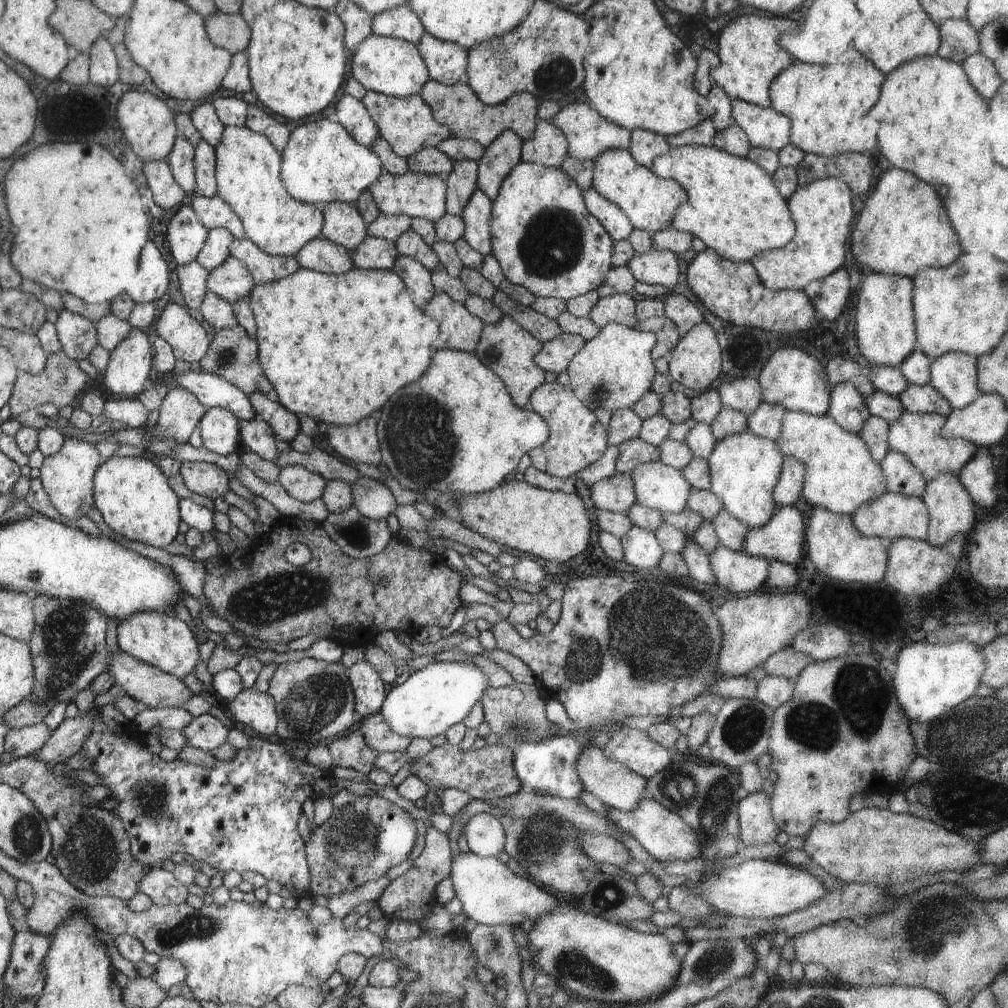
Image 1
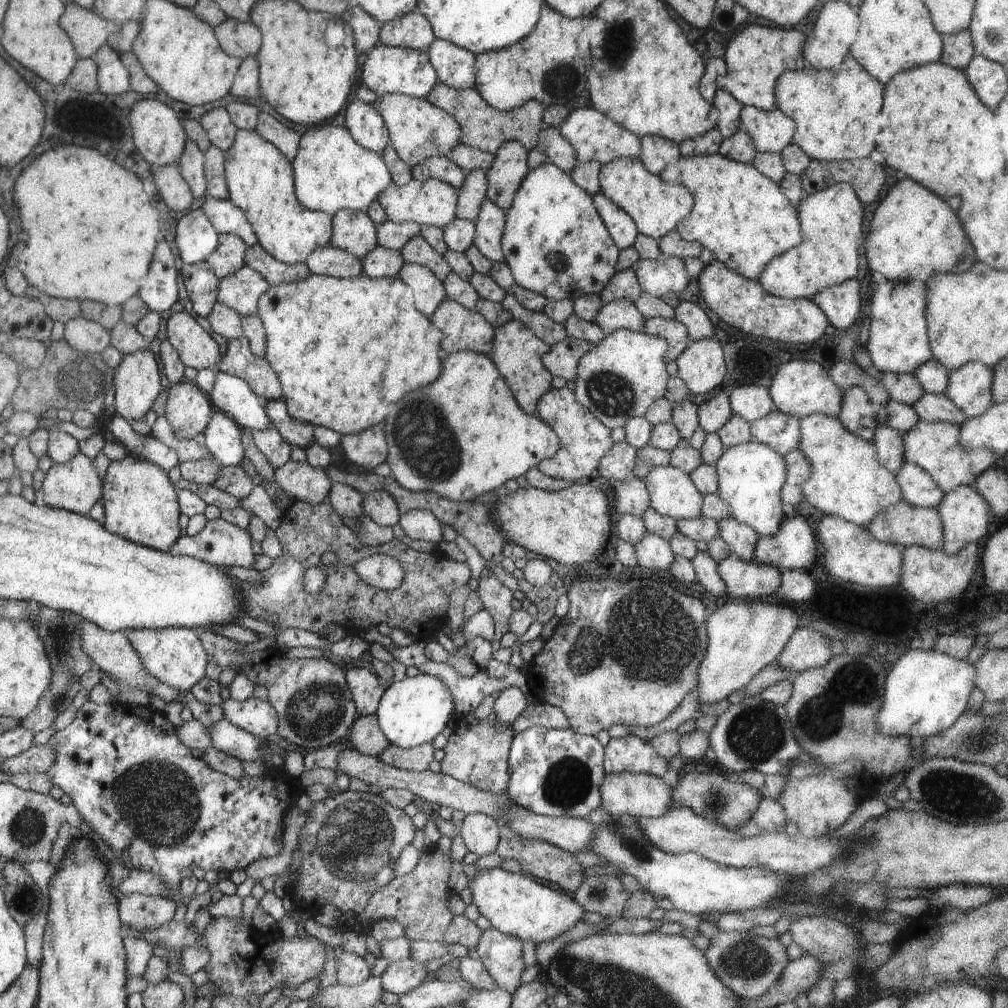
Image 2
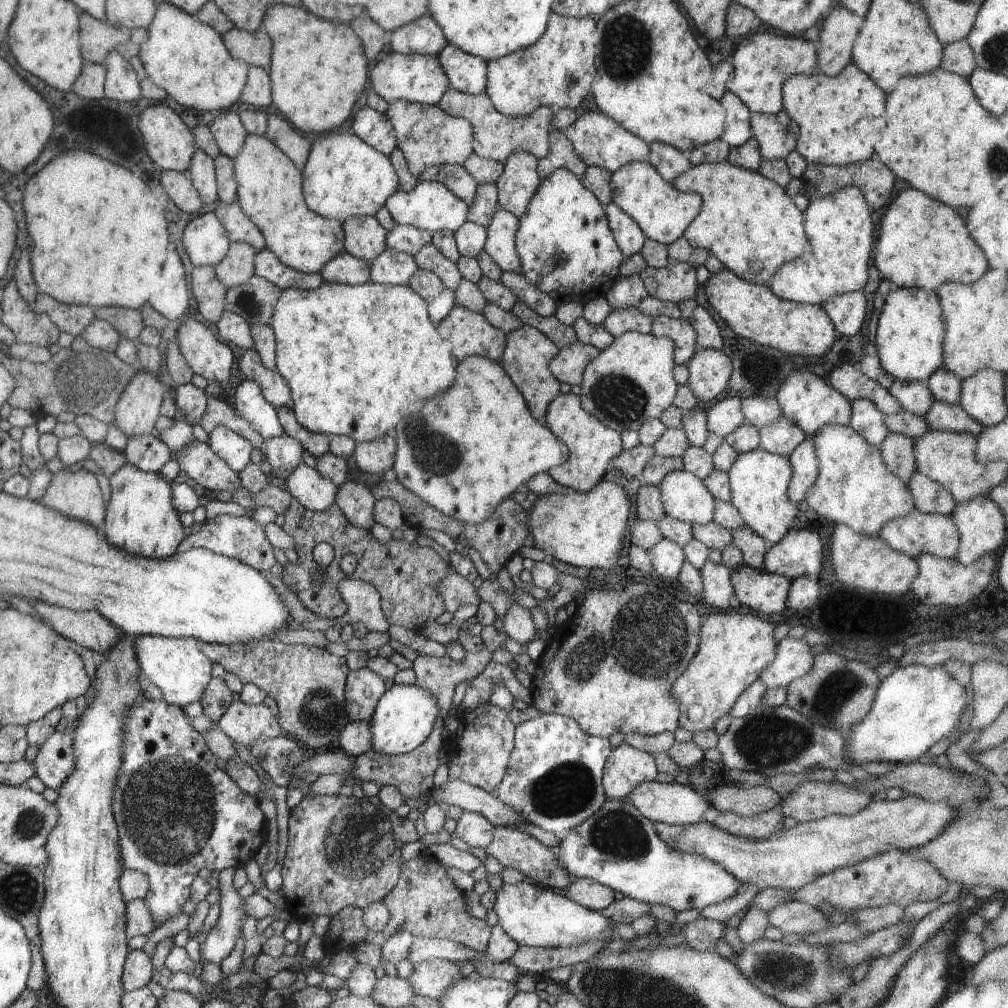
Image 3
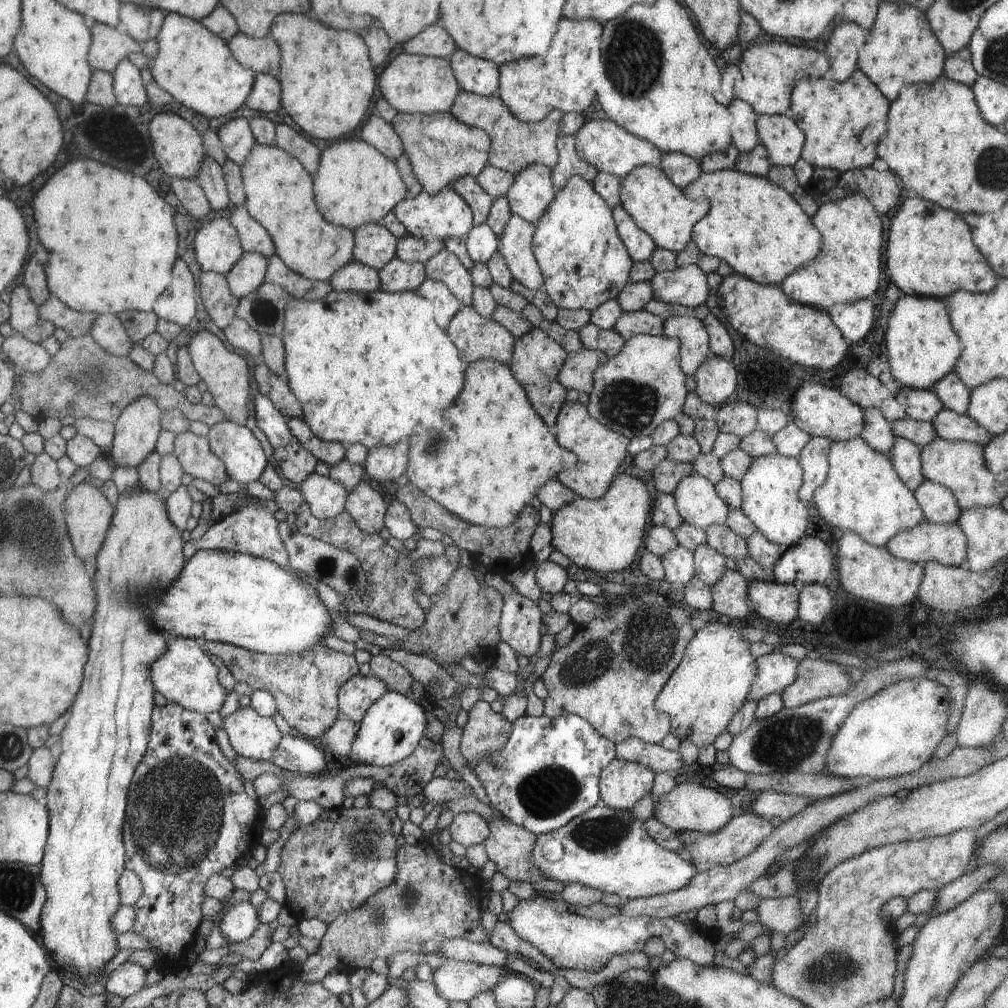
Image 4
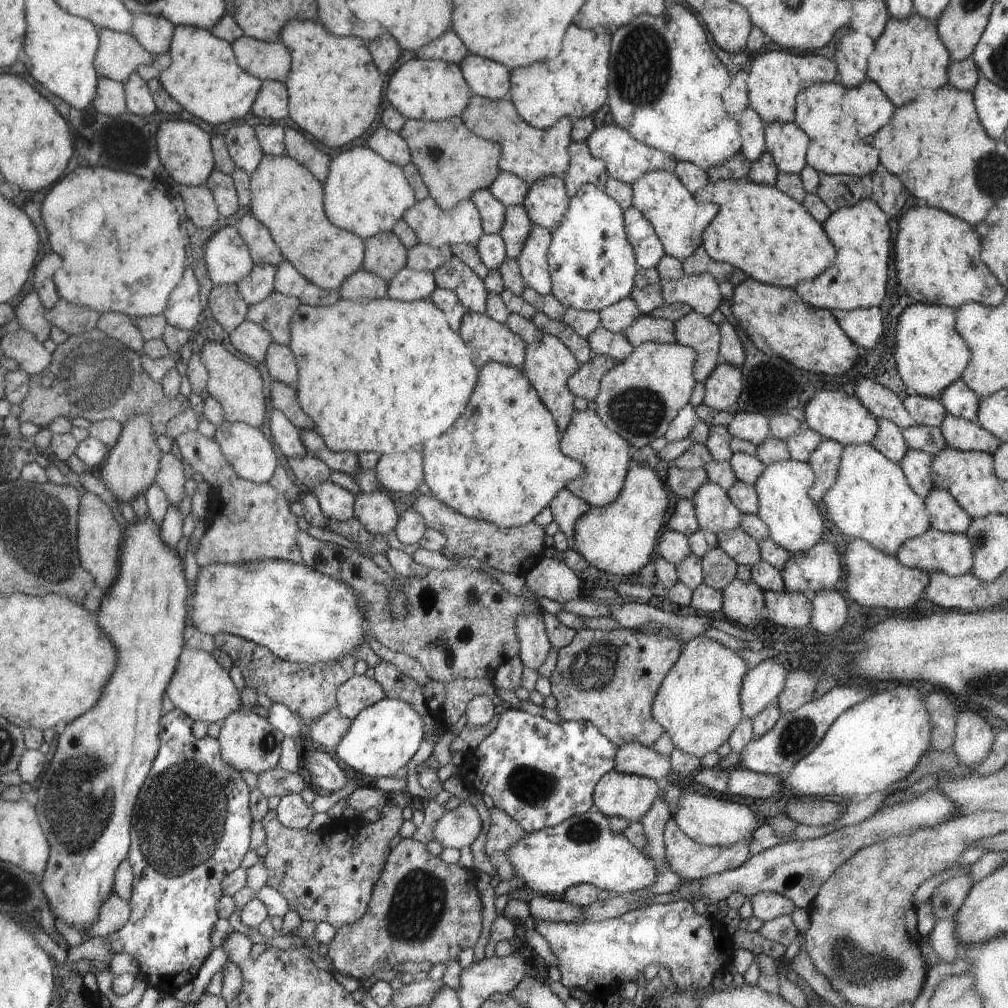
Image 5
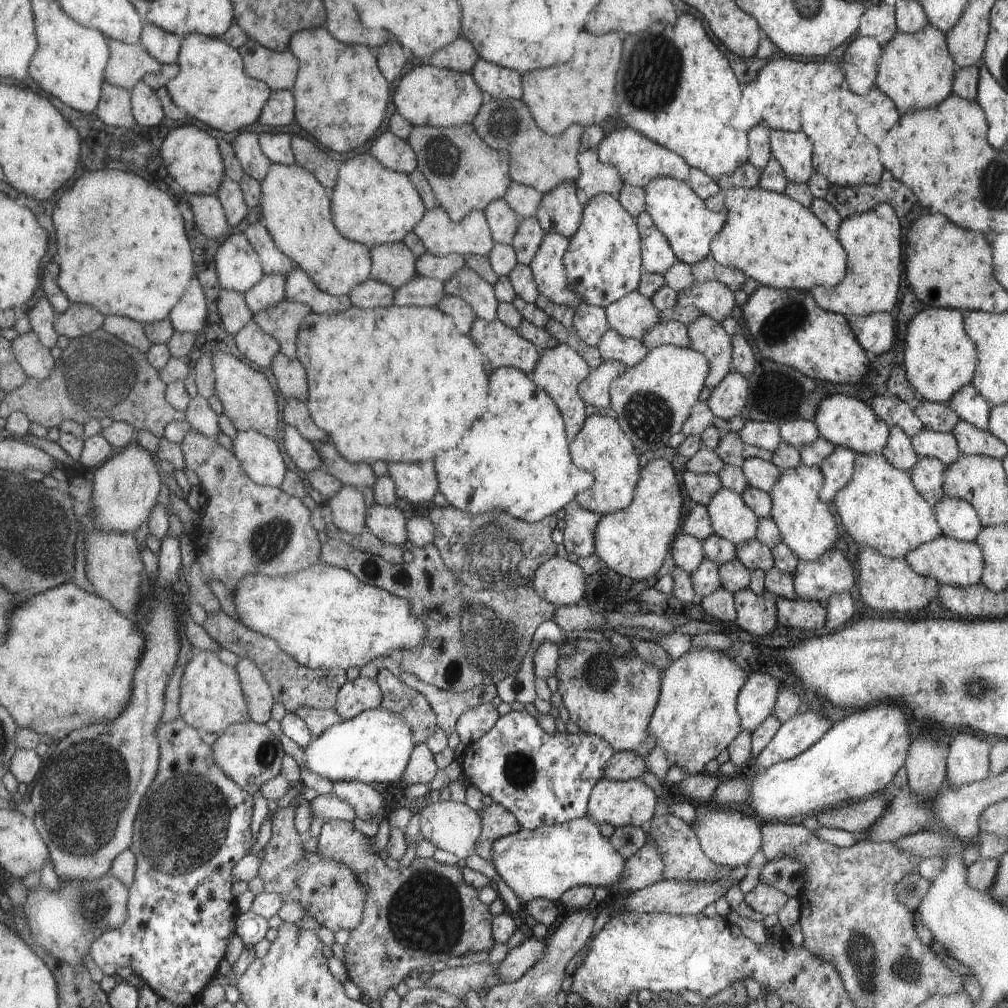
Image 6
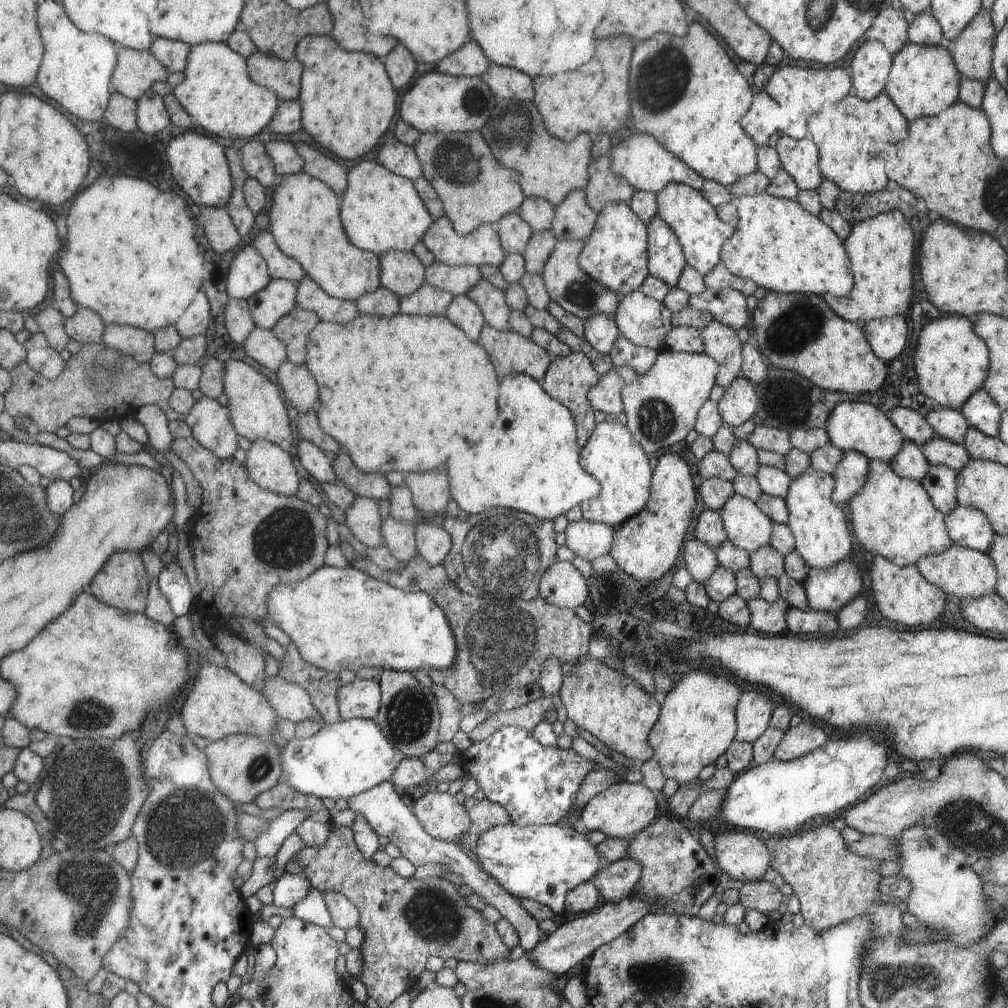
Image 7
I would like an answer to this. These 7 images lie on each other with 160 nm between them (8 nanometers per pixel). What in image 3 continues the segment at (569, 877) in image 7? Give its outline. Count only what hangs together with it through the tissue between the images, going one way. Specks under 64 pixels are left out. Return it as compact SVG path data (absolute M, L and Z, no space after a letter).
M607 799L606 804L587 818L582 825L568 831L561 840L560 846L553 849L559 858L559 863L564 865L568 872L578 878L590 877L603 885L609 886L614 892L622 892L625 897L630 897L650 905L654 903L670 906L676 914L682 910L702 911L710 904L724 902L732 898L741 888L742 883L720 863L712 862L702 855L681 853L659 837L655 823L644 818L635 806L624 799Z

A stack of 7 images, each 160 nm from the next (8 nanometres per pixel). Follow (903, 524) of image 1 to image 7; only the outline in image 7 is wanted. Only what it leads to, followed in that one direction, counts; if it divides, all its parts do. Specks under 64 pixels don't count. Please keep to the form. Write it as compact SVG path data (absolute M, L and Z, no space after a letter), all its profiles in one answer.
M953 542L938 554L921 556L914 565L928 582L941 588L950 598L957 601L966 597L985 597L995 592L997 570L988 553L981 553Z

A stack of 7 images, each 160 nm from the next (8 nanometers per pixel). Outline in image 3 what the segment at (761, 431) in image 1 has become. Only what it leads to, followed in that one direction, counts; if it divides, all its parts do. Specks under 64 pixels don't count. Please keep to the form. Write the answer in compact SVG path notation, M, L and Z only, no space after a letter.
M783 414L768 426L759 428L759 448L777 455L790 456L790 453L807 439L807 434L797 424Z

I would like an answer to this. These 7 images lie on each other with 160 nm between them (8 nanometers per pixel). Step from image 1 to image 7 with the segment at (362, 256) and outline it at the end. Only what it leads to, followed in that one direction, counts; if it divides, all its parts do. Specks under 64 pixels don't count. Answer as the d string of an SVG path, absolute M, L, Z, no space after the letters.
M425 282L415 293L399 297L399 312L407 315L442 315L454 297L453 292Z

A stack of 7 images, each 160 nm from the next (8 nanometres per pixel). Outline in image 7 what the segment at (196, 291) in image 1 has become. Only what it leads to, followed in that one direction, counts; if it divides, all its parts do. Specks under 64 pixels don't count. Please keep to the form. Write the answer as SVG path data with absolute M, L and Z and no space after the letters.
M228 299L225 304L225 327L230 338L239 345L244 344L255 329L254 316L250 304L244 299Z

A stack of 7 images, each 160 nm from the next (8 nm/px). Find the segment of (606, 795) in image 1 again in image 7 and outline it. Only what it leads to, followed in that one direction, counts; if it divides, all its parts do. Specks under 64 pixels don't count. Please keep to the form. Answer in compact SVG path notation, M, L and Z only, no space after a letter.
M727 829L714 837L716 862L734 880L757 881L771 866L764 837L748 831Z

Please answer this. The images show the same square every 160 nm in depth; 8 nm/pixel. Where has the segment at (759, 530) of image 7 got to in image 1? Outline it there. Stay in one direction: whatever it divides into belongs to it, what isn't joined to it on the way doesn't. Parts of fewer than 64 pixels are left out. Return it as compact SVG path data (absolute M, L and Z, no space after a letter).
M658 460L640 463L630 474L636 503L663 513L677 513L686 508L692 486L682 470Z

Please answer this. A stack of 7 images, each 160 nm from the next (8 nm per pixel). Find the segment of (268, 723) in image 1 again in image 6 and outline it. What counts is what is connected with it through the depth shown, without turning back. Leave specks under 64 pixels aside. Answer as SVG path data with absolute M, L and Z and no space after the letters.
M252 720L228 726L214 742L212 752L221 769L250 794L262 789L265 782L282 772L282 758L285 755L274 732L264 723Z

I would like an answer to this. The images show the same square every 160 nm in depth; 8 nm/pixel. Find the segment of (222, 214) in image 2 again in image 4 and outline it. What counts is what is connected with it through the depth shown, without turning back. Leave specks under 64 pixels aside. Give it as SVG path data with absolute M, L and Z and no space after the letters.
M237 206L230 214L230 222L239 233L243 250L264 255L266 258L275 253L275 243L270 232L247 211L247 207Z

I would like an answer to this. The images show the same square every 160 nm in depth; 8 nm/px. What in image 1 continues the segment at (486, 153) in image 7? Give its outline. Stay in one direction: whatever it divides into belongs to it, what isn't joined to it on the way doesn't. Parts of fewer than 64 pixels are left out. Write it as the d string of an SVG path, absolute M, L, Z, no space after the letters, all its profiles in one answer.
M366 91L361 101L375 119L376 126L379 127L379 136L386 140L398 156L405 159L419 150L435 147L452 136L447 126L436 122L434 111L419 94L393 97L376 91Z

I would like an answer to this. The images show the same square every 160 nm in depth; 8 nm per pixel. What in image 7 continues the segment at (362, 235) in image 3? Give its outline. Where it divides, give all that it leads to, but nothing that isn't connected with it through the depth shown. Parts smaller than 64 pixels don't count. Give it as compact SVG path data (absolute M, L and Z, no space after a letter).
M391 250L379 255L382 264L380 284L396 296L403 297L415 293L426 282L426 267L412 251Z

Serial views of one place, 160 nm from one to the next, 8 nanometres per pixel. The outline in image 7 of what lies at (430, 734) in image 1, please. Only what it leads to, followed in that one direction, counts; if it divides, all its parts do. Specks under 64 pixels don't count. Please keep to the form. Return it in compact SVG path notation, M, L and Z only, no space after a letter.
M353 718L329 725L324 724L316 734L308 738L290 739L286 747L281 749L281 761L283 762L281 778L300 794L332 798L335 801L339 798L348 800L351 796L366 792L373 786L390 781L402 760L404 760L404 754L384 734L379 723L372 719Z

